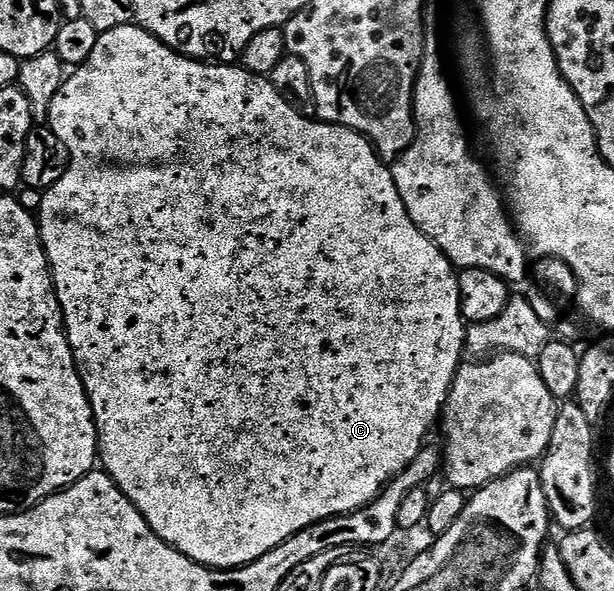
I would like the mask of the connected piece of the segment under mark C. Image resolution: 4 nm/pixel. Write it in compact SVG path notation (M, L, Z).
M135 22L100 32L94 53L90 53L83 67L75 68L63 80L60 91L50 101L46 123L68 151L68 168L62 181L42 194L38 210L40 244L44 247L48 265L52 269L52 285L56 289L56 300L60 302L60 312L64 314L64 332L68 335L68 344L80 371L80 380L84 382L88 402L92 405L99 462L122 489L122 493L130 497L138 513L146 517L150 529L154 529L162 541L202 565L231 569L245 567L258 561L258 557L266 557L270 549L278 549L278 545L302 533L302 529L351 511L360 511L367 503L374 502L396 475L407 469L418 453L424 450L424 438L431 433L435 423L437 426L441 422L456 371L466 355L466 320L460 313L457 268L440 252L438 245L434 245L434 241L426 238L414 225L414 221L410 221L410 213L406 213L406 205L402 205L398 185L394 185L391 166L376 154L372 142L349 127L337 127L335 123L313 121L300 115L293 107L286 105L282 97L278 97L278 89L274 89L271 78L252 75L239 65L213 65L208 61L180 55Z

